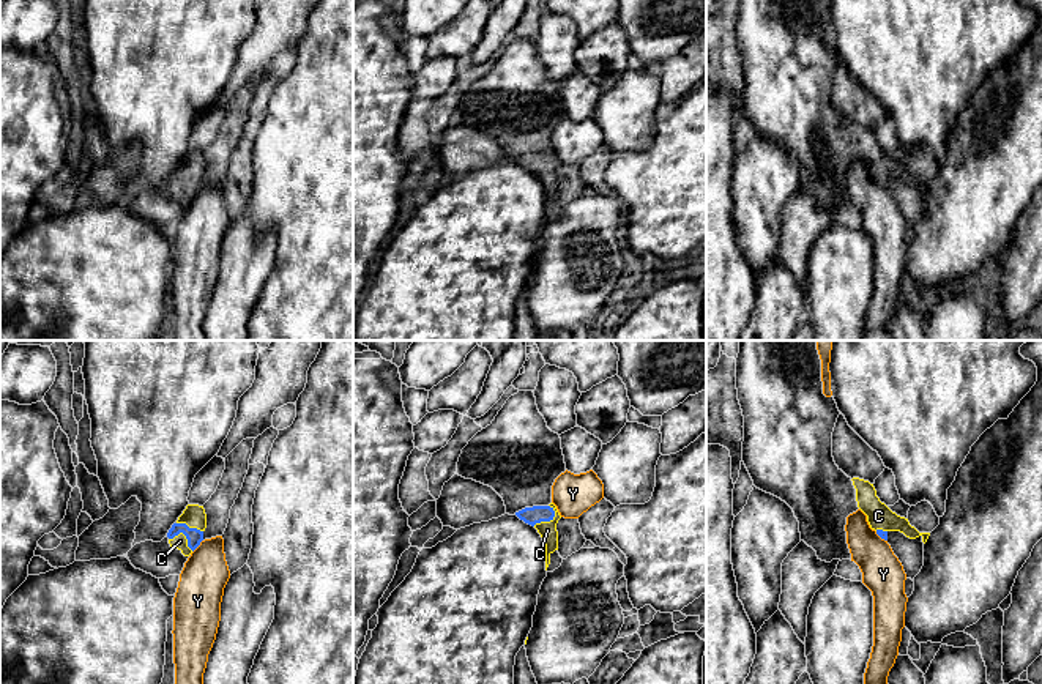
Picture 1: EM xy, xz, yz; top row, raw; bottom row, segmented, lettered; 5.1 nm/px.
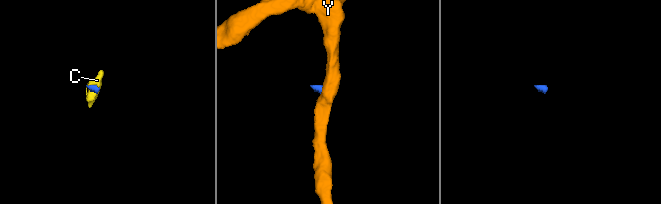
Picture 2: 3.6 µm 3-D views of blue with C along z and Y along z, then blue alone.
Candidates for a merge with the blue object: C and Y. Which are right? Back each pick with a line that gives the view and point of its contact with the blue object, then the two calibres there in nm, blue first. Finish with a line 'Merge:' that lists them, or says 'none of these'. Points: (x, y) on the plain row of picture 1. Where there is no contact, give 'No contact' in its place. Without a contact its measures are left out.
C: Touches blue at xz (547, 167). Thickness 90 nm (blue) against 90 nm
Merge: C

